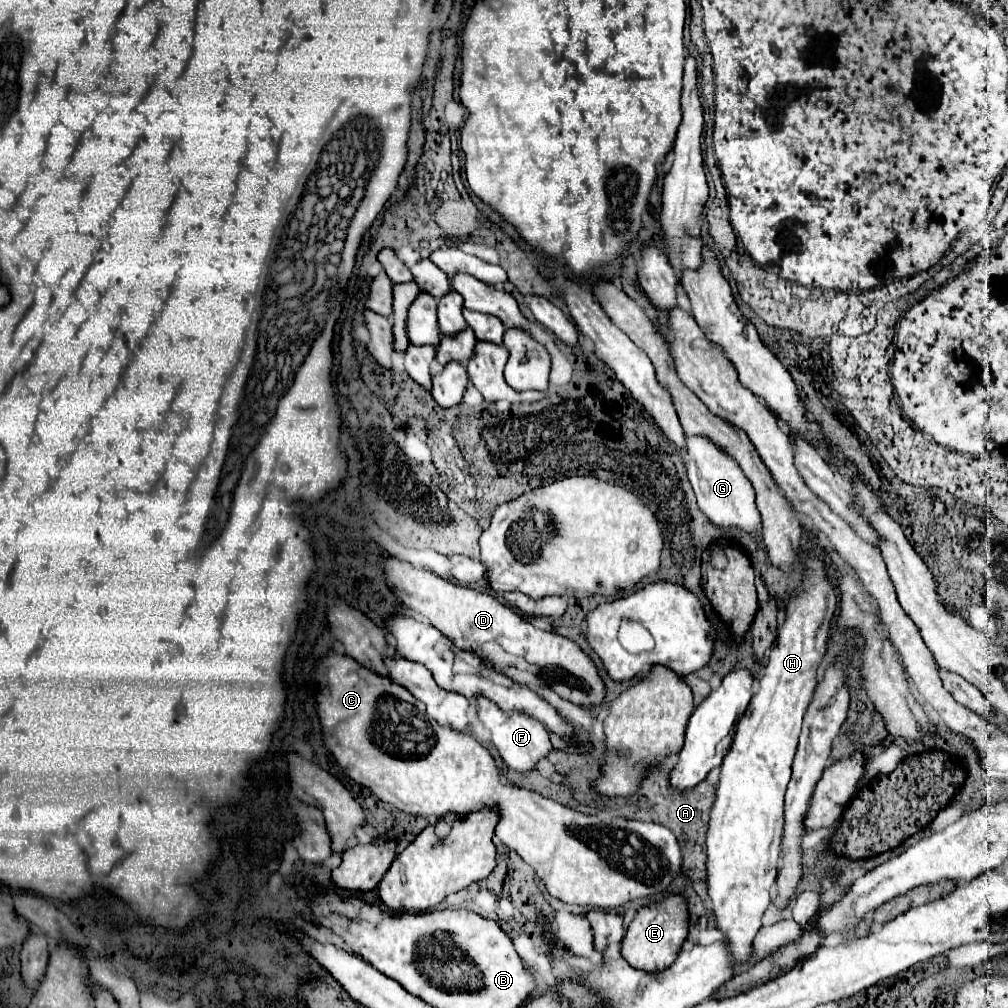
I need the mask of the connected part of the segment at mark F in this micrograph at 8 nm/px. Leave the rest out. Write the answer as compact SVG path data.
M475 697L475 701L477 701L479 721L483 723L485 729L491 731L493 745L497 747L499 755L511 769L521 771L521 773L531 771L539 763L539 759L543 759L551 751L551 741L549 741L547 729L531 715L527 715L523 711L503 711L487 697Z

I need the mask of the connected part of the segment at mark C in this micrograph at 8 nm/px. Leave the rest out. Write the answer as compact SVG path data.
M329 653L321 663L321 667L325 667L325 673L329 671L329 697L317 697L317 711L321 717L327 749L335 755L343 771L353 781L369 787L381 801L397 807L403 813L419 817L435 815L439 819L443 819L447 813L465 817L481 809L497 809L499 821L495 825L495 837L503 845L513 849L517 855L521 855L521 859L539 873L551 897L571 905L587 905L593 909L611 911L629 901L649 899L667 891L673 879L681 875L683 855L677 839L667 827L637 819L583 815L535 791L501 781L501 773L491 753L471 735L467 735L471 725L467 717L469 699L461 693L439 687L429 669L419 663L407 659L393 659L387 665L389 677L393 681L371 673L347 655L335 657L335 653Z

